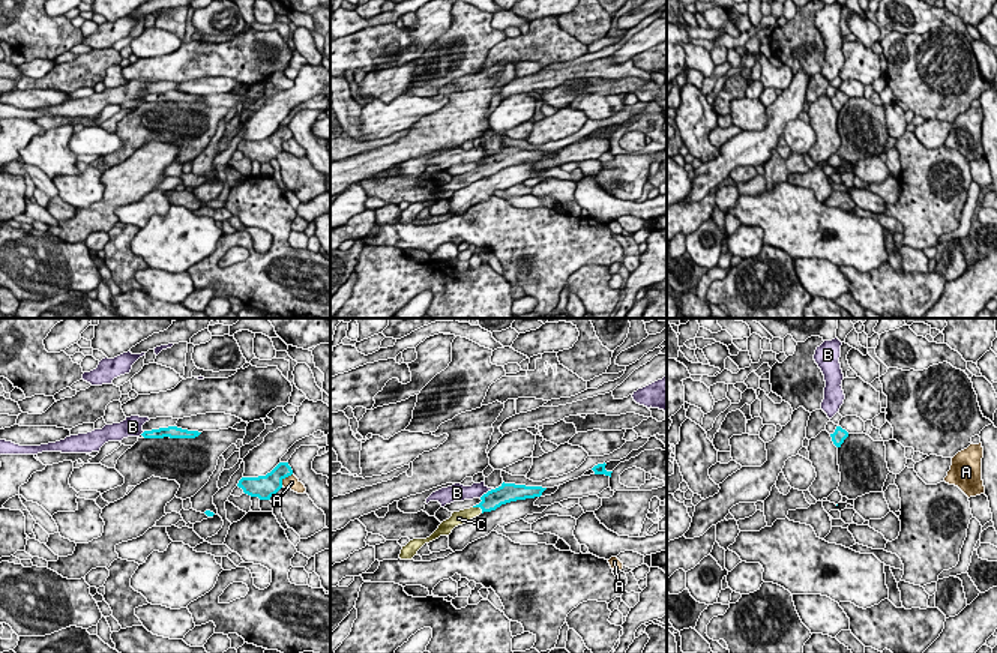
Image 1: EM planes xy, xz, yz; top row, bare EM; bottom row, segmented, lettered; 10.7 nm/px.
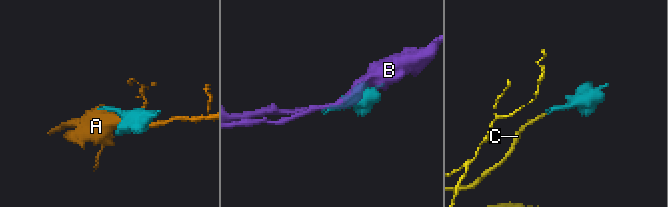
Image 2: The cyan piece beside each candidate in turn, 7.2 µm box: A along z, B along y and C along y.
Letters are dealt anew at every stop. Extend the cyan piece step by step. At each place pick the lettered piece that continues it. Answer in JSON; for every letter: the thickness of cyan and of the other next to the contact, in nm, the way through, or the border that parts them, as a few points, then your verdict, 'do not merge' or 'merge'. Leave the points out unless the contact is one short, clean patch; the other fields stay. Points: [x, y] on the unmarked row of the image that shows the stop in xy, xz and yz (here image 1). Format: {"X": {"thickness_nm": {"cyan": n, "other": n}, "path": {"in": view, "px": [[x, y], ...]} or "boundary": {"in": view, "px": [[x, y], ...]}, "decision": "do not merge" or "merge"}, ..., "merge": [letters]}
{"A": {"thickness_nm": {"cyan": 260, "other": 160}, "decision": "do not merge"}, "B": {"thickness_nm": {"cyan": 200, "other": 160}, "boundary": {"in": "xz", "px": [[493, 152], [479, 161]]}, "decision": "do not merge"}, "C": {"thickness_nm": {"cyan": 200, "other": 140}, "path": {"in": "xz", "px": [[491, 164], [479, 170], [461, 180]]}, "decision": "merge"}, "merge": ["C"]}

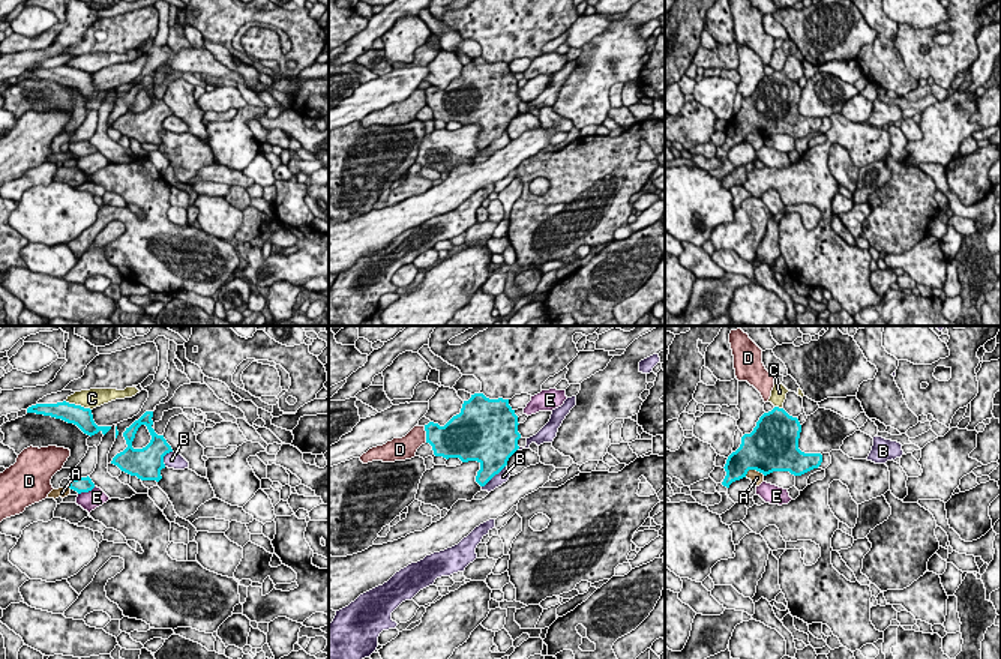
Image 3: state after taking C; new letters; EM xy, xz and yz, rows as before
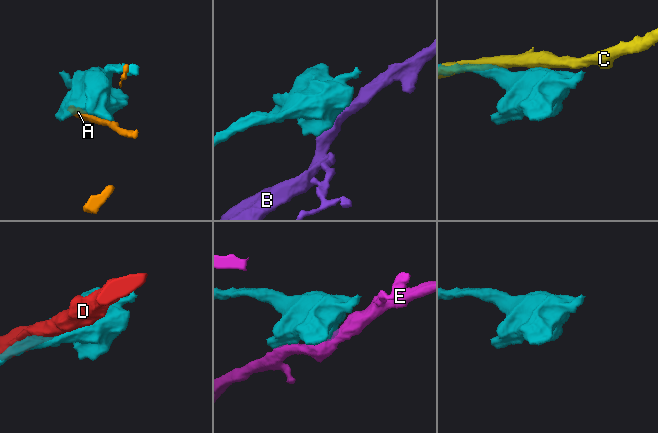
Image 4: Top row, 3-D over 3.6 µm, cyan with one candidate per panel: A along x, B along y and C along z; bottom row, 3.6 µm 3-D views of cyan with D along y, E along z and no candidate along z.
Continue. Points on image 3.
{"A": {"thickness_nm": {"cyan": 500, "other": 140}, "decision": "do not merge"}, "B": {"thickness_nm": {"cyan": 340, "other": 130}, "decision": "do not merge"}, "C": {"thickness_nm": {"cyan": 220, "other": 200}, "decision": "do not merge"}, "D": {"thickness_nm": {"cyan": 340, "other": 240}, "decision": "do not merge"}, "E": {"thickness_nm": {"cyan": 160, "other": 200}, "boundary": {"in": "xy", "px": [[95, 150], [78, 158]]}, "decision": "do not merge"}, "merge": []}

